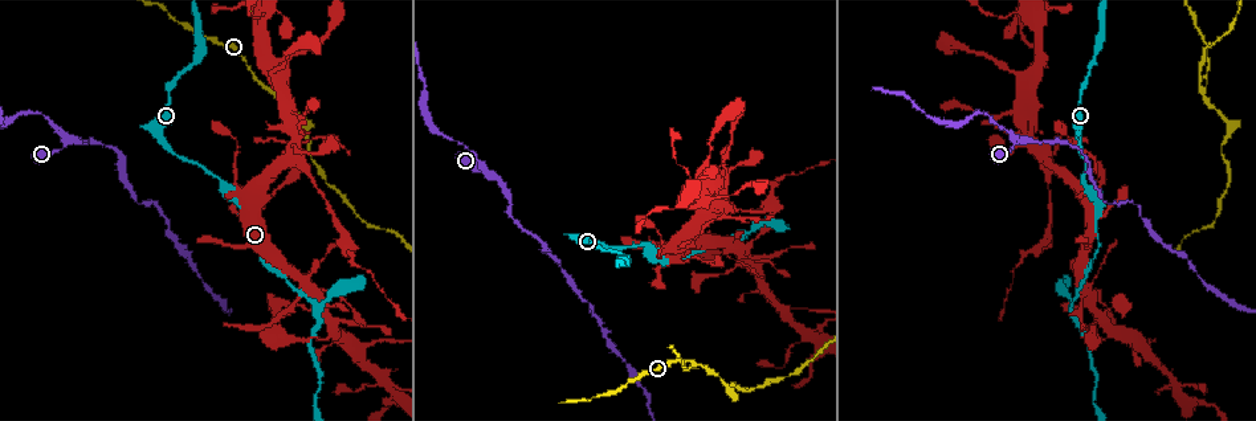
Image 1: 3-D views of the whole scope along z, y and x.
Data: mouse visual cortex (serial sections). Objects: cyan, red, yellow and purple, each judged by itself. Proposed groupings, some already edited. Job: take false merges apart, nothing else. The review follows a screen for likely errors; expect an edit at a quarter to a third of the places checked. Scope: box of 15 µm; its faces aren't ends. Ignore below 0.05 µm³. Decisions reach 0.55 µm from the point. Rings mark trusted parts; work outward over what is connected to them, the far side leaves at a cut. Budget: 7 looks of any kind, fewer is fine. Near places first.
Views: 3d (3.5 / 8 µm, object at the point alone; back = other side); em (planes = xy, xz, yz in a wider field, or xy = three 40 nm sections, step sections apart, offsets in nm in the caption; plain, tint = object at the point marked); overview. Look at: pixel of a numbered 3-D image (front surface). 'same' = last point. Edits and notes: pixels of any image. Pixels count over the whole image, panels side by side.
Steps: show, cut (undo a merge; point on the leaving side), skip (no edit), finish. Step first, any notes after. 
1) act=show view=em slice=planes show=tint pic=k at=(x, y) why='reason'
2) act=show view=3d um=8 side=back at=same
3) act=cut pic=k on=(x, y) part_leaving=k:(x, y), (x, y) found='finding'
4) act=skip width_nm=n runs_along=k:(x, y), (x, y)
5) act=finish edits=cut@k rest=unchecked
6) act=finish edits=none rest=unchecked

act=show view=3d um=8 side=back pic=1 at=(1096, 172) why='sudden change in width'

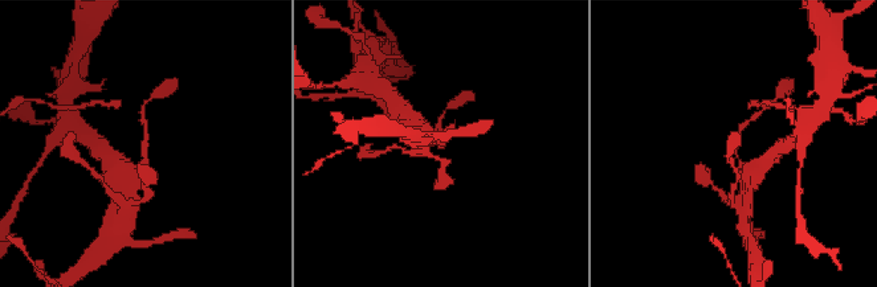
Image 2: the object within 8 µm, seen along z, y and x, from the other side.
act=show view=em slice=xy step=3 show=tint pic=2 at=(735, 150) why='need the tissue'

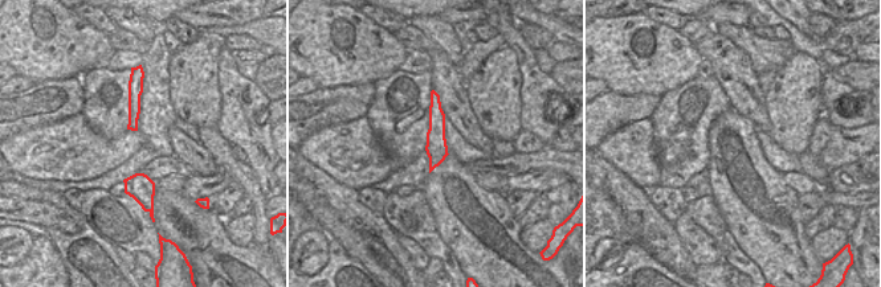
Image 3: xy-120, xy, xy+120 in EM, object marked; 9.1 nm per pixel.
act=skip arm_widths_nm=150,350 runs_along=3:(433, 95), (436, 159), (432, 164) found='continuous, no second cell'

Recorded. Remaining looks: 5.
act=show view=3d um=3.5 pic=1 at=(692, 363) why='three arms meet'

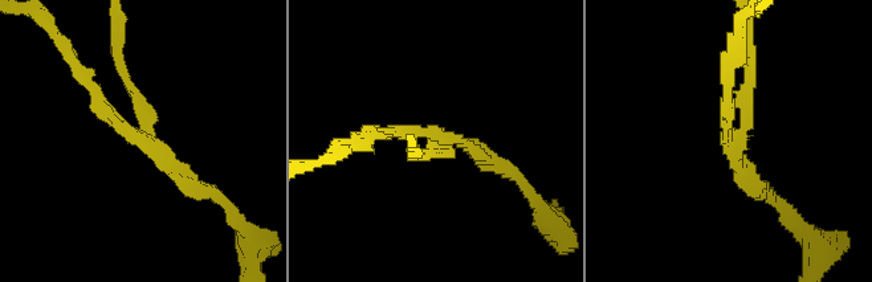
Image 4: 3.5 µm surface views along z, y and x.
act=show view=em slice=xy step=3 show=tint pic=4 at=(134, 133) arms=3 arm_widths_nm=150,150,200 why='shape alone is not enough'

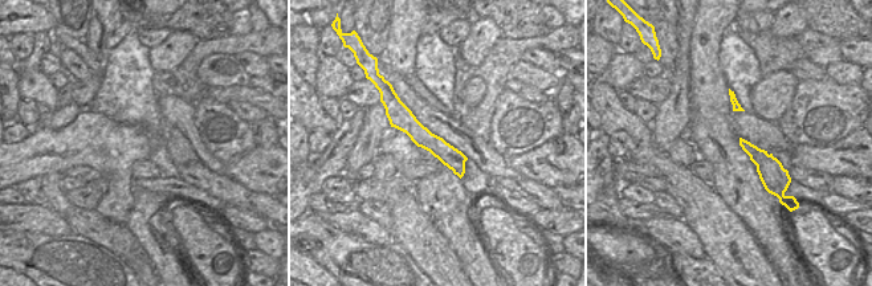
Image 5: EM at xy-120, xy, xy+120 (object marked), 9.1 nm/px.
act=show view=em slice=xy step=5 show=tint at=same why='cut it another way'

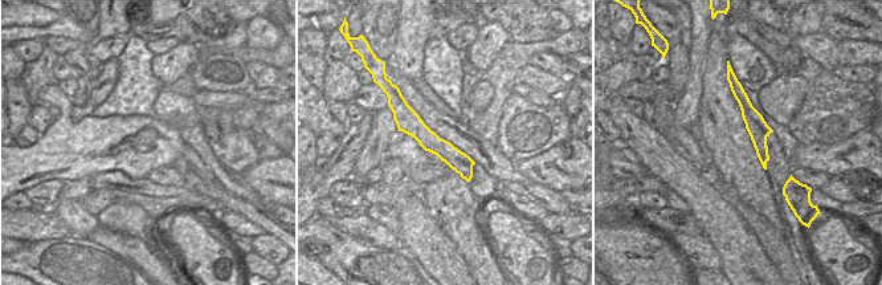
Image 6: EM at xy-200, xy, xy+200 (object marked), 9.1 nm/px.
act=cut pic=4 on=(749, 85) part_leaving=4:(741, 129), (752, 72), (748, 27) found='a second cell is stuck on'

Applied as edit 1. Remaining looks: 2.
act=finish edits=cut@4 rest=unchecked

